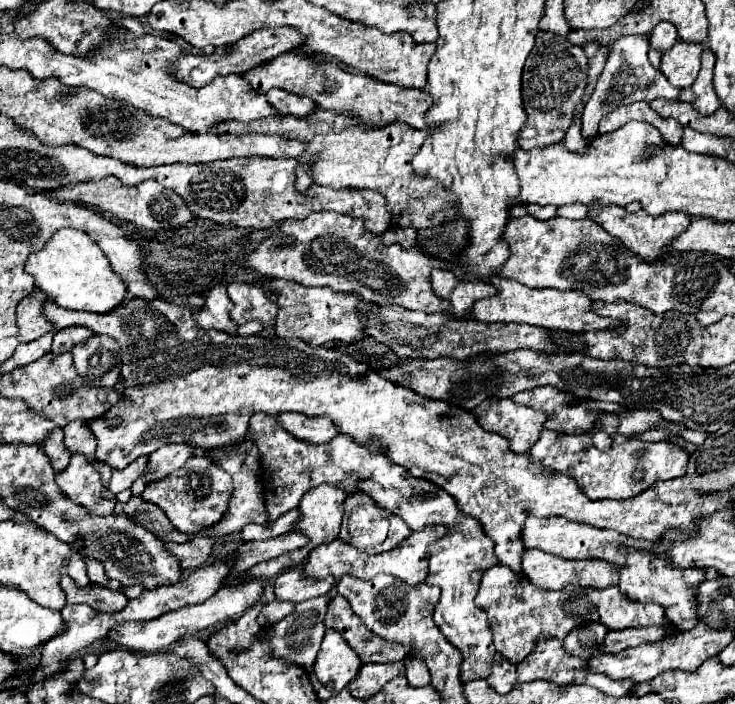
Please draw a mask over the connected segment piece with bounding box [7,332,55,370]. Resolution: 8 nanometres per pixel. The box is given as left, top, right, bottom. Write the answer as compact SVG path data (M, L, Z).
M47 332L45 336L29 342L29 344L23 344L23 346L17 346L15 354L7 360L7 364L11 364L11 370L17 368L17 366L25 366L29 362L35 362L37 358L41 358L43 354L49 352L49 346L51 346L51 336L55 332Z

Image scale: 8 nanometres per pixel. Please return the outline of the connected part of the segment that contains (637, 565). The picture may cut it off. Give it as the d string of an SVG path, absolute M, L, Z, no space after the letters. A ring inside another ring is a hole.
M627 550L625 554L625 564L623 566L615 566L619 568L619 584L617 588L631 600L639 600L639 602L657 602L665 608L665 616L675 624L679 626L679 630L689 630L693 628L697 622L695 622L695 586L705 578L705 570L699 570L699 568L673 568L671 562L667 562L667 558L661 558L659 554L653 554L653 552L645 552L645 550Z

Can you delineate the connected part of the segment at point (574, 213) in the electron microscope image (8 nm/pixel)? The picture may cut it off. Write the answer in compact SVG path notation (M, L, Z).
M571 204L571 206L561 206L559 216L571 218L571 220L583 220L585 216L589 218L589 208L583 204Z

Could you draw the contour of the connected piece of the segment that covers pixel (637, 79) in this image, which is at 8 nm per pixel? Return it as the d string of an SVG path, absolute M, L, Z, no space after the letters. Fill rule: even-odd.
M621 36L615 42L609 42L607 48L609 48L609 54L607 54L605 68L597 80L591 100L587 102L587 106L583 110L583 116L581 116L583 138L593 138L597 134L599 120L605 114L609 114L611 110L617 110L621 104L631 104L631 102L639 102L639 100L653 102L659 96L677 98L677 94L679 94L679 88L671 86L669 80L649 64L649 58L647 58L649 42L645 36Z

